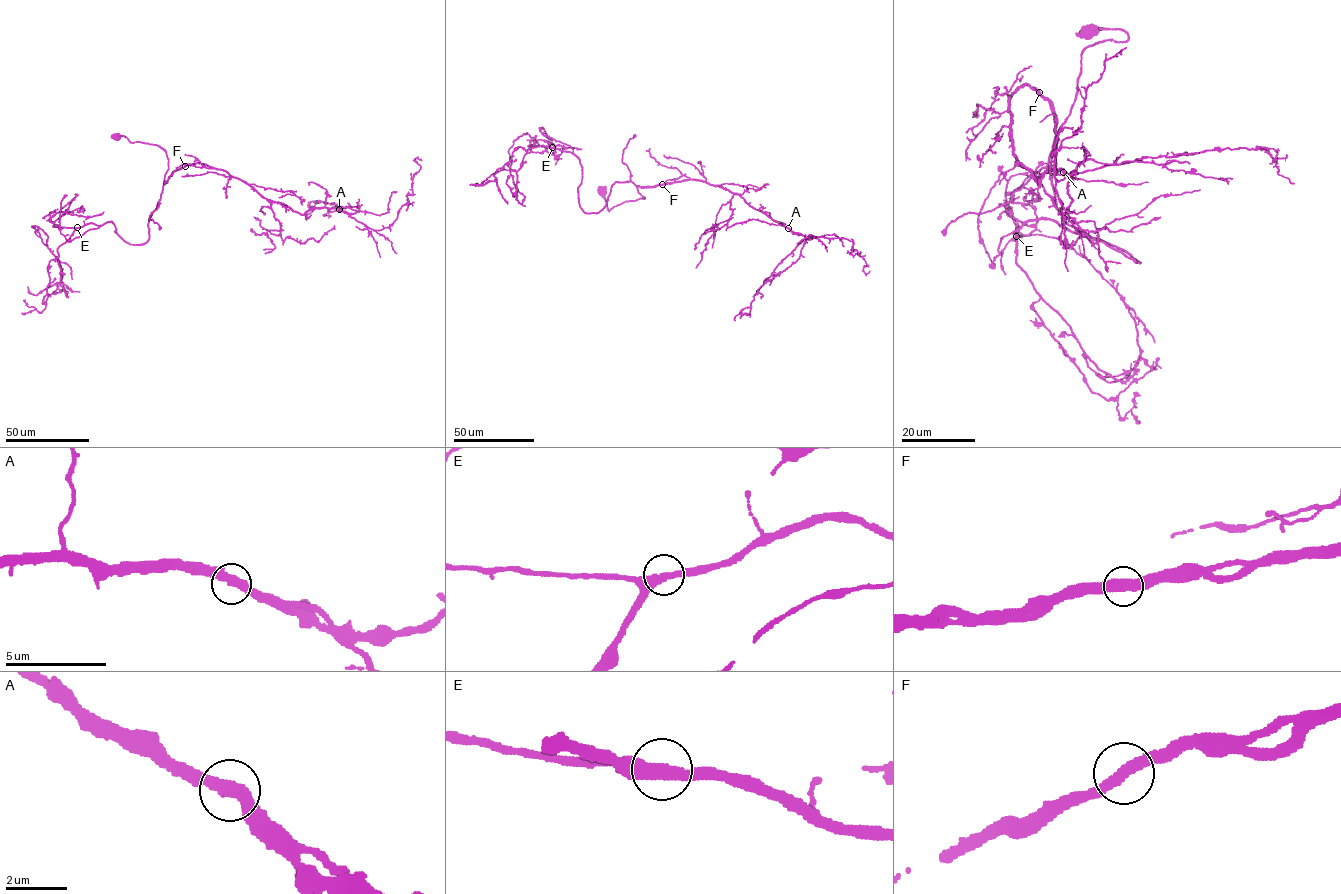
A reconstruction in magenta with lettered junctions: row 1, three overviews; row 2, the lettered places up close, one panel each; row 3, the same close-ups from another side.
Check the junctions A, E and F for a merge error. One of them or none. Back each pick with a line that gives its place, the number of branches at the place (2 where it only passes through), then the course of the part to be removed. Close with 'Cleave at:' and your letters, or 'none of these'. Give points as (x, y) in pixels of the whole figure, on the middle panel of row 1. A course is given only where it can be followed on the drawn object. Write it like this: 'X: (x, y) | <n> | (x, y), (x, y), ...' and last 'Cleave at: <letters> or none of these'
Cleave at: none of these

